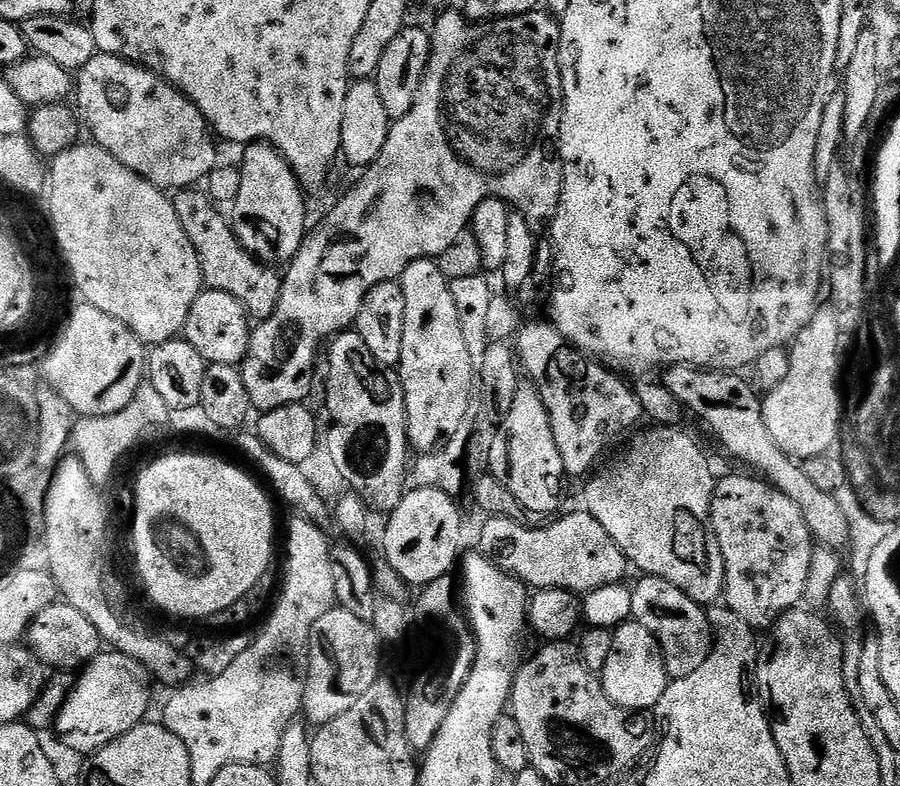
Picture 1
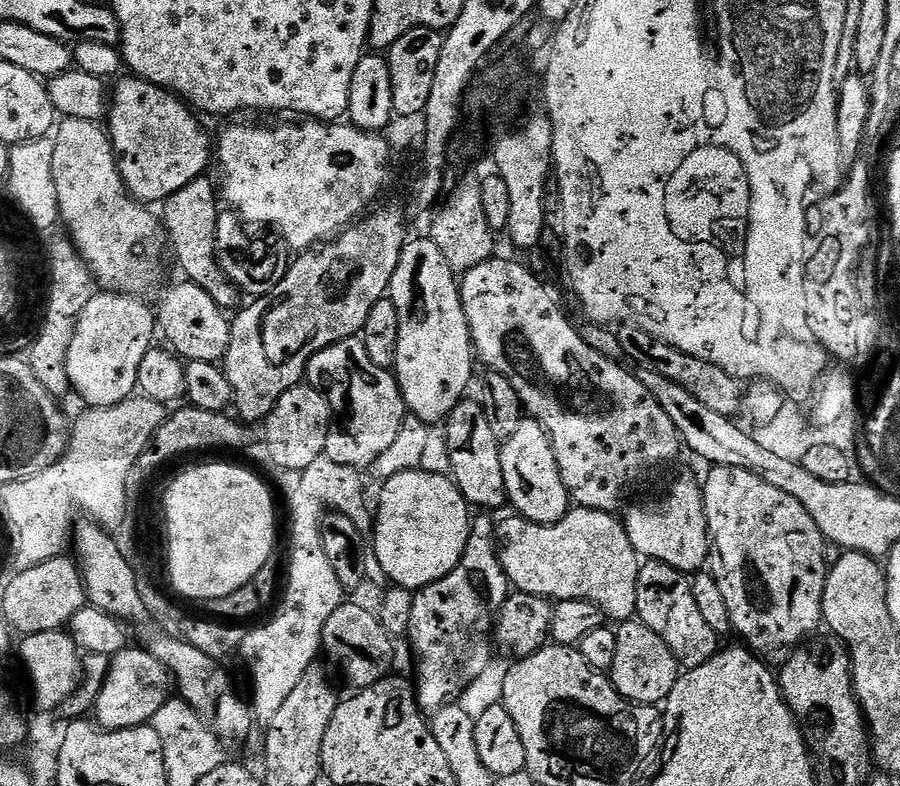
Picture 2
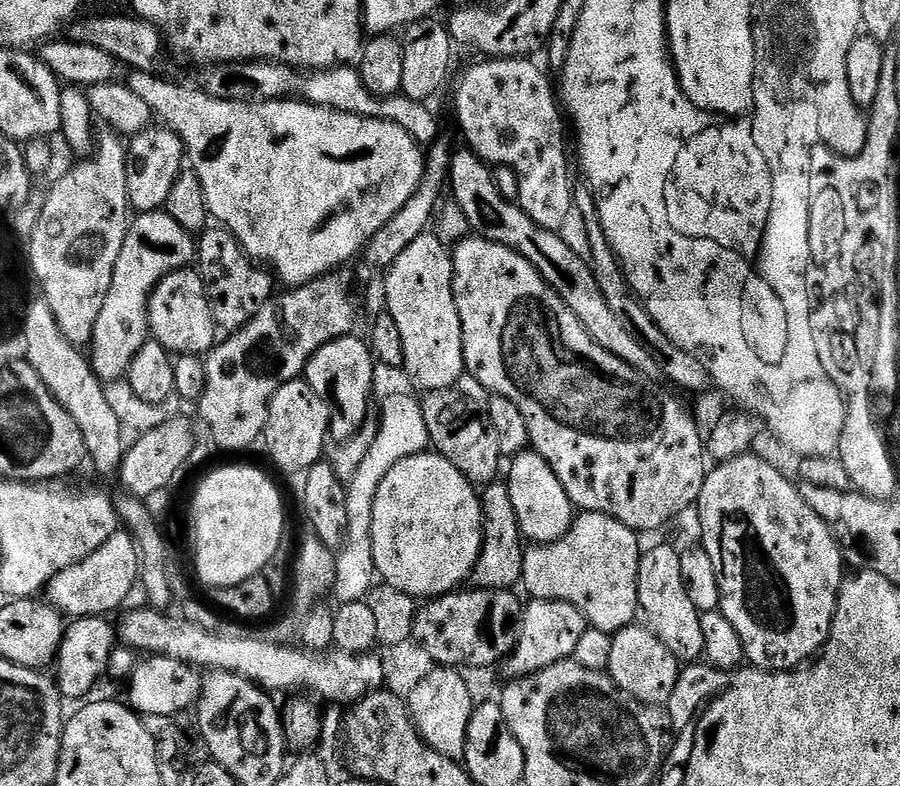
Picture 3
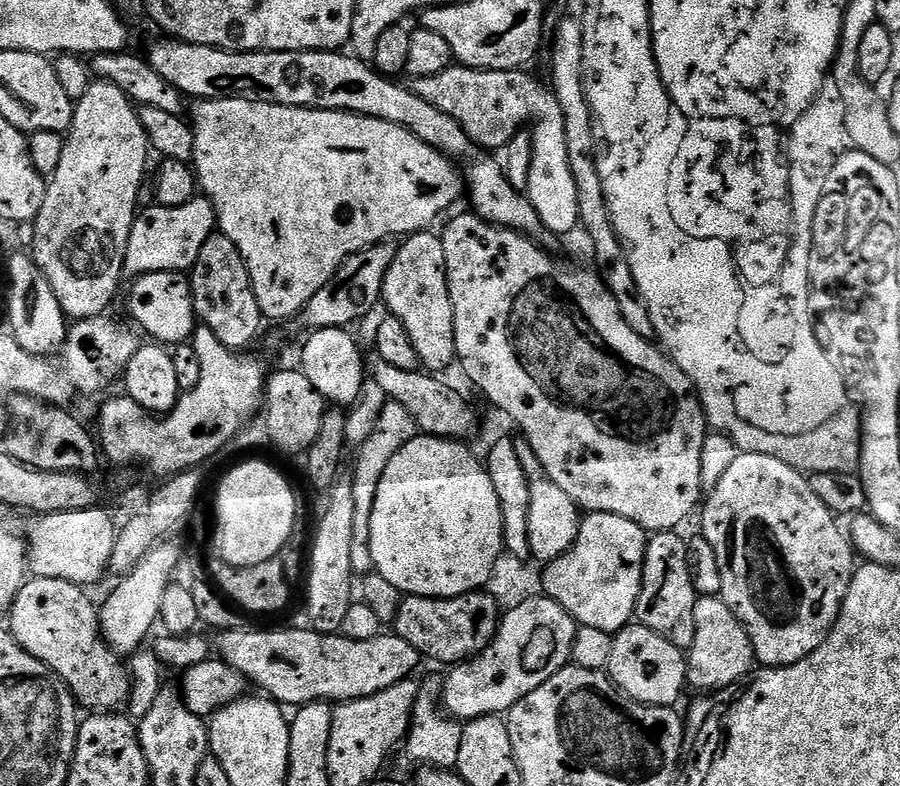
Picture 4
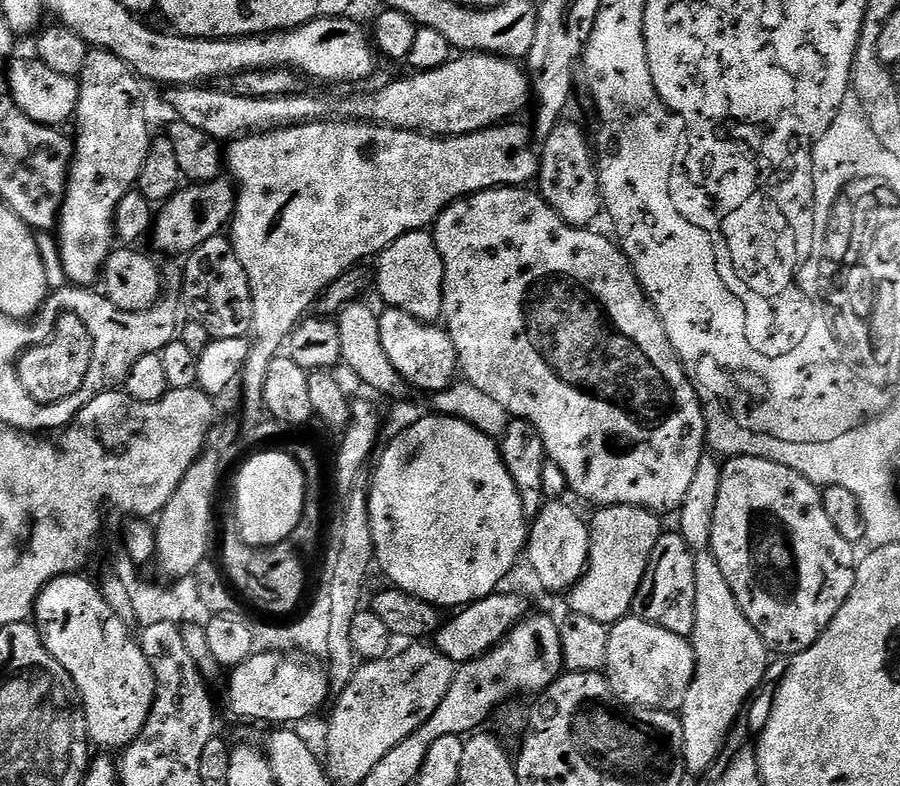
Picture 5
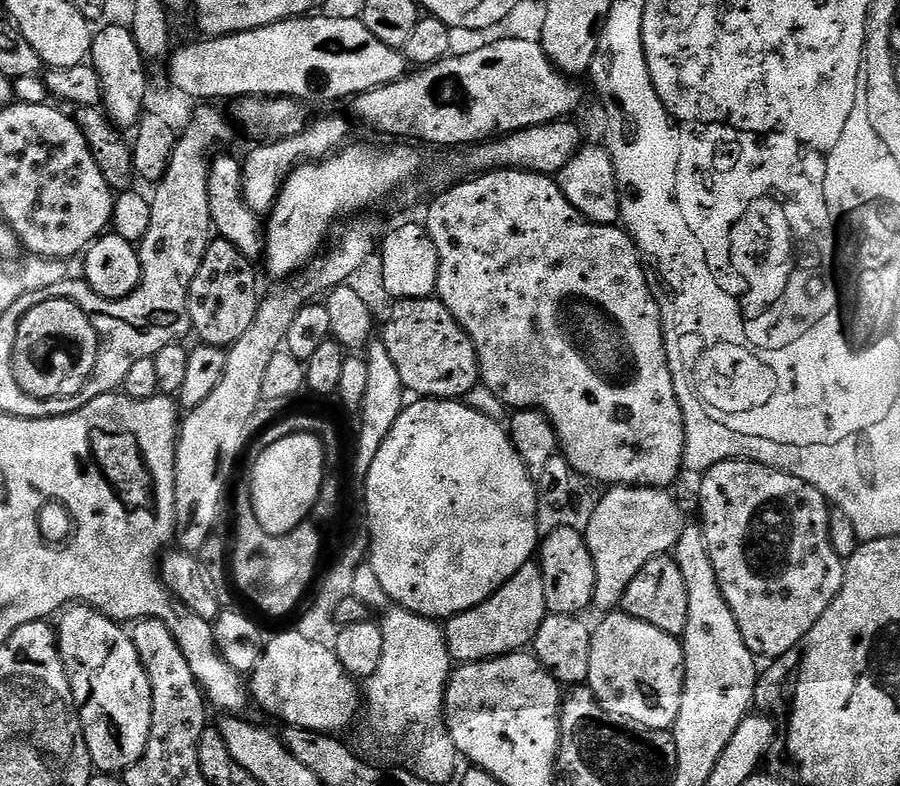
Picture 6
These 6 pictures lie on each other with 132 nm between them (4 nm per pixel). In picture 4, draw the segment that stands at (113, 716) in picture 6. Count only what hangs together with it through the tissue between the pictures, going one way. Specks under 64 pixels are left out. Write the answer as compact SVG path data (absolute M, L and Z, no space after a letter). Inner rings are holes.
M37 576L29 579L20 587L15 602L12 603L7 627L12 633L12 637L38 662L46 665L50 671L55 672L56 676L63 680L76 698L77 705L84 704L88 710L116 710L129 698L129 679L126 675L125 665L121 657L109 648L104 641L100 631L100 618L97 605L92 605L92 600L87 596L85 589L79 584L71 584L58 578L42 578Z

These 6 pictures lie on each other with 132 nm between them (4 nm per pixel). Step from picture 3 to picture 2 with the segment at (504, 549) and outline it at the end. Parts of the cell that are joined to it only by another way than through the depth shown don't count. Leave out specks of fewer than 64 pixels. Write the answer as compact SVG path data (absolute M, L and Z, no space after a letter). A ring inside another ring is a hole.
M480 514L473 519L472 534L458 566L446 578L419 589L413 598L406 640L412 643L412 652L416 655L414 691L416 703L424 714L433 714L442 711L444 707L455 705L463 692L494 661L494 644L490 639L494 632L494 617L507 602L510 585L496 547L494 520L488 516L491 515Z

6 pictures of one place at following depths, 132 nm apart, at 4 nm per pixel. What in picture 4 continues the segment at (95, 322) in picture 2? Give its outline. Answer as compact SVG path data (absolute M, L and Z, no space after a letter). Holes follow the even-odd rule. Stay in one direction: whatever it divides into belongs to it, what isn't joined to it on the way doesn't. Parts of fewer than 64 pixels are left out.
M200 194L186 201L182 206L174 206L173 208L151 207L146 209L145 212L143 209L132 224L130 242L126 242L124 276L135 278L137 276L145 276L151 272L187 273L196 266L196 259L202 250L202 246L206 246L208 239L217 231L218 225L214 206L208 201L207 196Z

